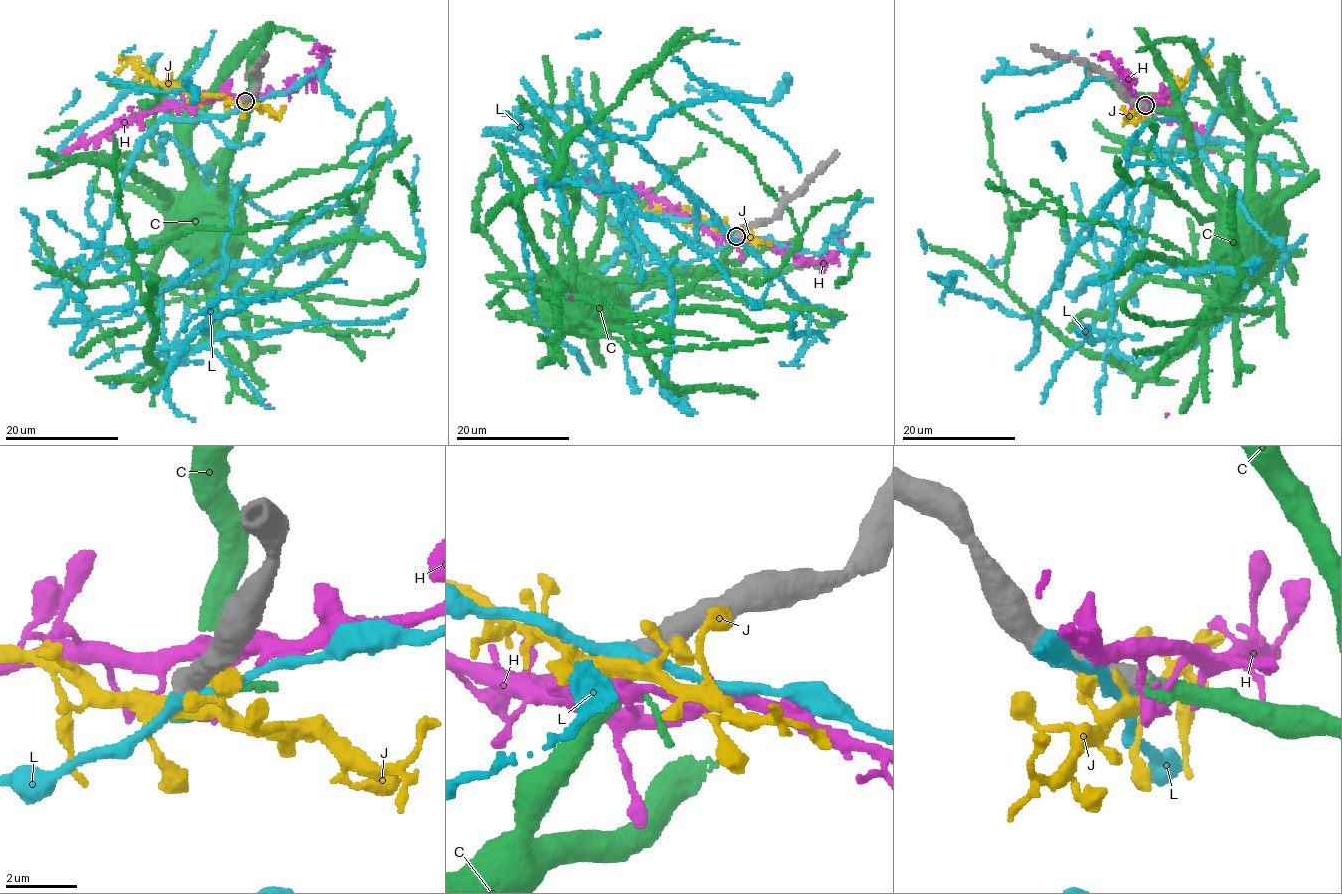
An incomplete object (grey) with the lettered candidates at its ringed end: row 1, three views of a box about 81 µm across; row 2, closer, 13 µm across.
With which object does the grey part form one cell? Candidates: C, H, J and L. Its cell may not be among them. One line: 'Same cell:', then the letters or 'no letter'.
Same cell: C

